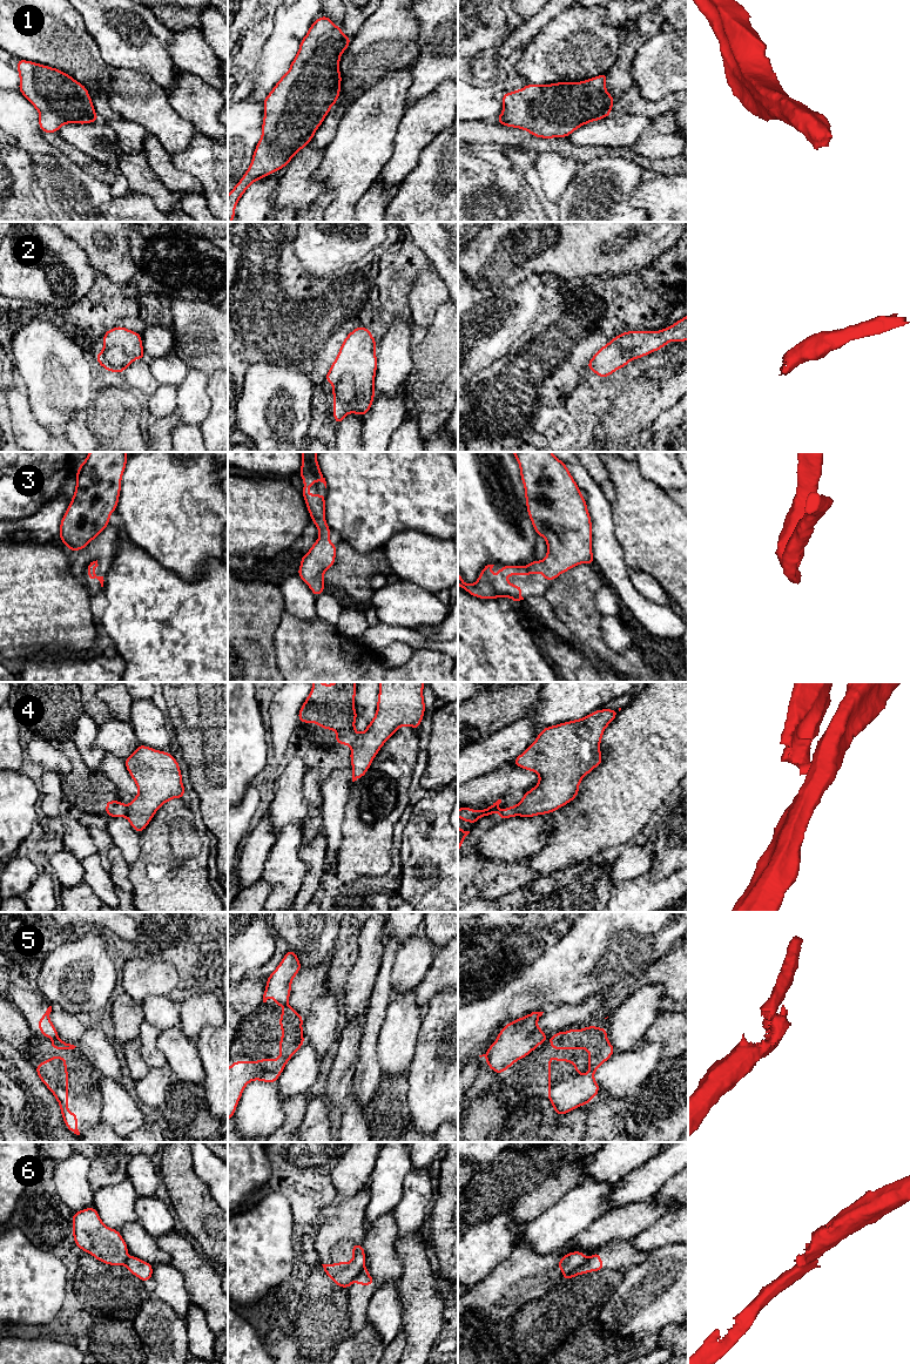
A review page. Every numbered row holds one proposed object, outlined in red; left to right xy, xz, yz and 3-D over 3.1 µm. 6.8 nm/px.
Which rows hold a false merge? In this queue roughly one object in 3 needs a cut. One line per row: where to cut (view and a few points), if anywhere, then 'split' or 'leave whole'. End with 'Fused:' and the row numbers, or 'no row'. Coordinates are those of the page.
1: no cut | leave whole
2: no cut | leave whole
3: no cut | leave whole
4: xz (358, 734), (351, 745) | split
5: xy (56, 1035), (53, 1039) | split
6: yz (588, 1258), (564, 1277) | split
Fused: 4, 5, 6

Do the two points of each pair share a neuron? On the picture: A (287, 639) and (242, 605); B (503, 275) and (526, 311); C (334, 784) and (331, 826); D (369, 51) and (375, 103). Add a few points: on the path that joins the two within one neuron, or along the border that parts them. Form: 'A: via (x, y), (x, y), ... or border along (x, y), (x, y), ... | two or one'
A: border along (284, 609), (274, 633), (276, 657) | two
B: border along (534, 274), (514, 287), (483, 289) | two
C: via (334, 795), (332, 816) | one
D: border along (396, 72), (377, 81), (351, 103) | two

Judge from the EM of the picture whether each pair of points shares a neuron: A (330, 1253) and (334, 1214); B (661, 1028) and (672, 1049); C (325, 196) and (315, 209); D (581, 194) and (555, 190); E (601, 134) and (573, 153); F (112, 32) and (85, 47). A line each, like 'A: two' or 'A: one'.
A: one
B: one
C: one
D: two
E: two
F: two

